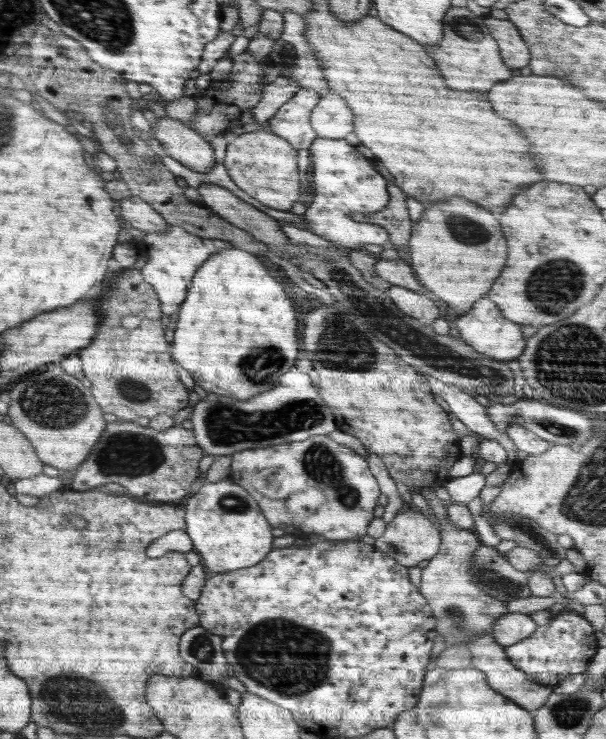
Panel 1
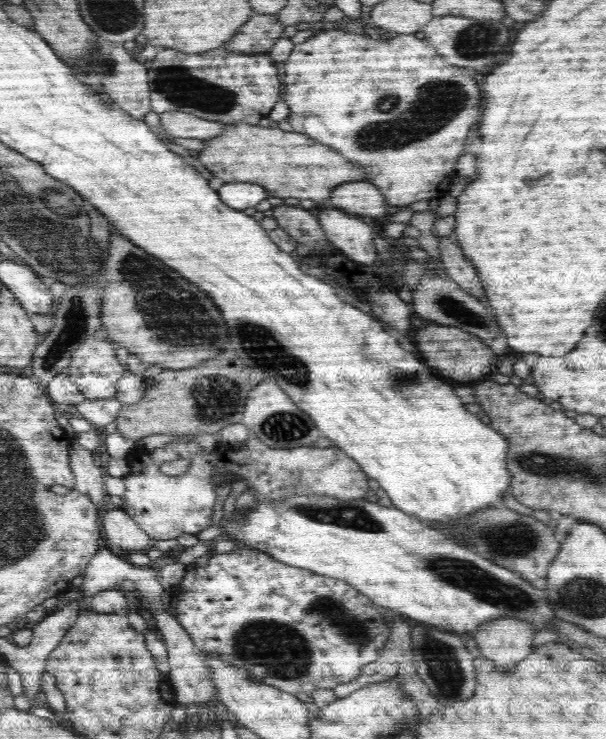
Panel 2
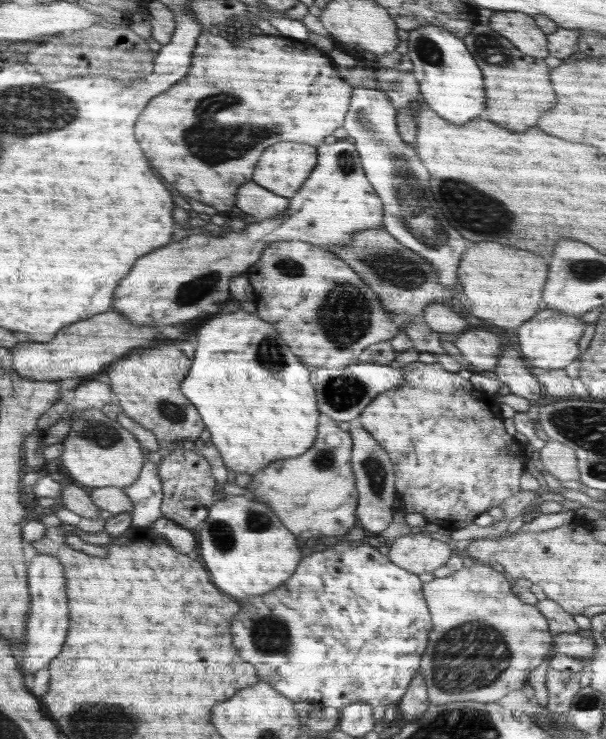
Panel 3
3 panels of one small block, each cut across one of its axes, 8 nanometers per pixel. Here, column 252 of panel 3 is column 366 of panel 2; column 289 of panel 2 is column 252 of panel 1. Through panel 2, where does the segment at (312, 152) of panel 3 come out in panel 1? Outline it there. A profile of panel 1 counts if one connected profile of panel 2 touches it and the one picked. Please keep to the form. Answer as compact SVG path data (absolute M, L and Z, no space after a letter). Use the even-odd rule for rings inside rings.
M266 128L234 138L234 142L230 142L232 138L229 138L223 163L234 184L270 208L292 210L300 198L298 151L284 138L271 134Z

